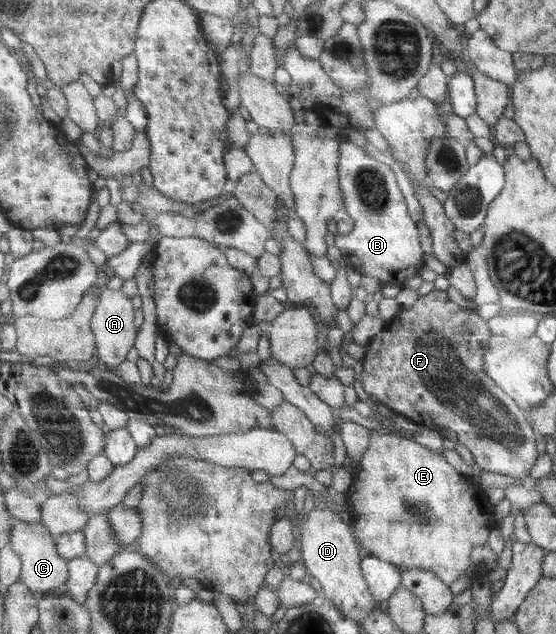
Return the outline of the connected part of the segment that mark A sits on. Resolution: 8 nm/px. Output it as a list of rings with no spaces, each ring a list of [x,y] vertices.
[[[106,288],[98,296],[98,301],[98,307],[92,318],[92,329],[97,341],[97,356],[113,370],[126,361],[128,353],[135,347],[139,326],[135,321],[132,299],[122,290]]]

